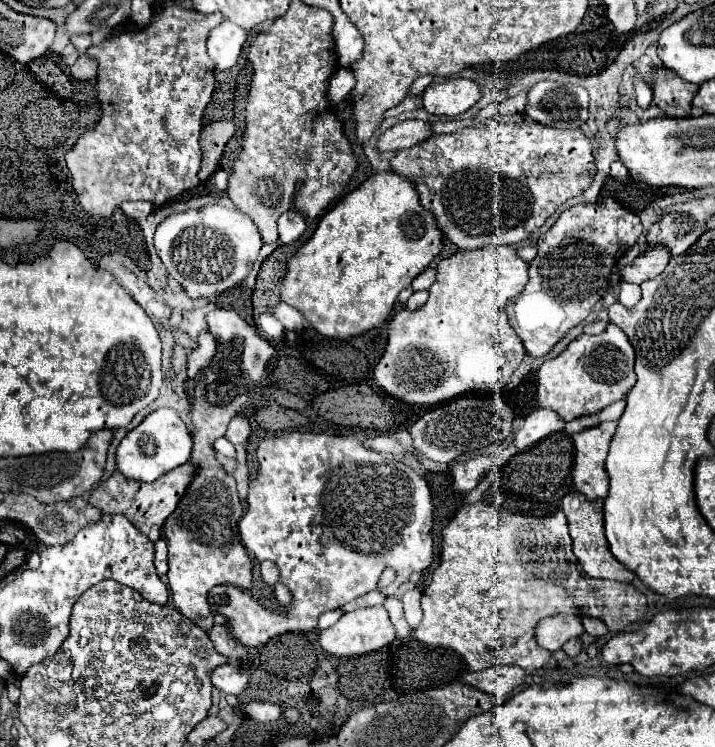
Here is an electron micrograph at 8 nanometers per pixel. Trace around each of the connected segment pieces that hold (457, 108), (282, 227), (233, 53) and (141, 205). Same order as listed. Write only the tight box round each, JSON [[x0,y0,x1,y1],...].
[[423,79,481,115],[279,209,305,243],[207,21,247,71],[121,201,153,219]]

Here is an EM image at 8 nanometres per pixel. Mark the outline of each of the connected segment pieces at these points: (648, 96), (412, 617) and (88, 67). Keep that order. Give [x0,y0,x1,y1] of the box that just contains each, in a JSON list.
[[633,75,653,111],[401,589,421,629],[71,55,97,79]]

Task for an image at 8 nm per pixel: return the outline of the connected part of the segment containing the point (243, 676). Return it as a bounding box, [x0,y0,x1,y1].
[211,665,249,695]

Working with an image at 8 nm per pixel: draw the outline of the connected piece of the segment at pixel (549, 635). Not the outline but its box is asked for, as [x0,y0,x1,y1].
[535,615,585,651]

